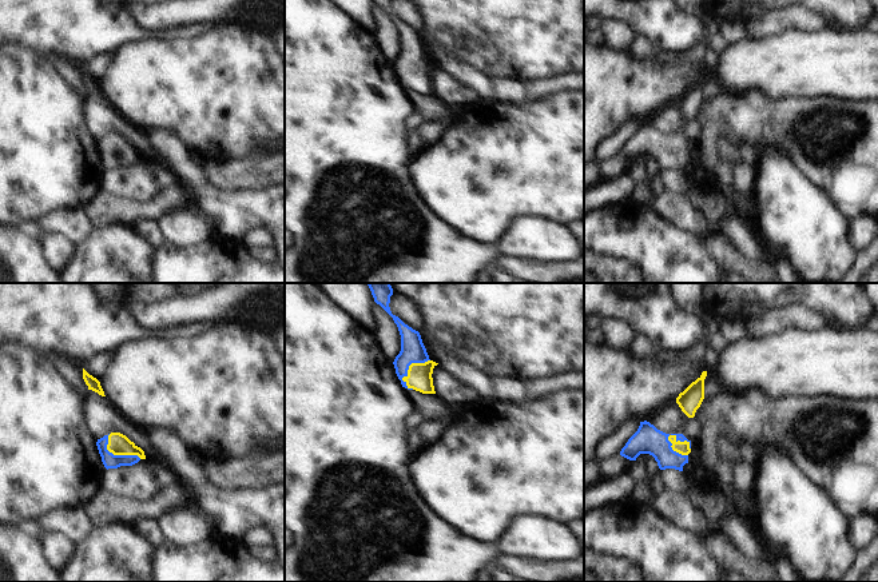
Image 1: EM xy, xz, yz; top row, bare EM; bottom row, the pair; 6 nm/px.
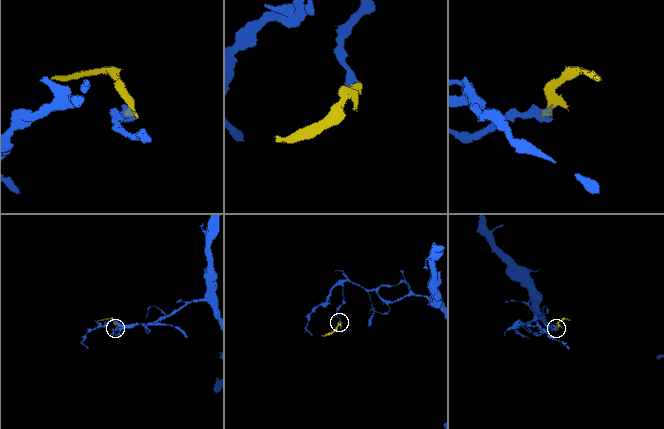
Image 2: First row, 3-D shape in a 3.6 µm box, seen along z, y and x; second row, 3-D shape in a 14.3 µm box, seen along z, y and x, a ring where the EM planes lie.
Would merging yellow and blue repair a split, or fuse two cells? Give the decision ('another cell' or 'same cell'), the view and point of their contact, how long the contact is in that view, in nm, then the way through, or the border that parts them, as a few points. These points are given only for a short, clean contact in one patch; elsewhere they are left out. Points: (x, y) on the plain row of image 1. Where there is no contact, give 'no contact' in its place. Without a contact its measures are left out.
same cell; meets yellow in yz at (674, 151); contact 170 nm long; runs through yz (682, 148), (674, 151), (667, 151), (647, 140)

